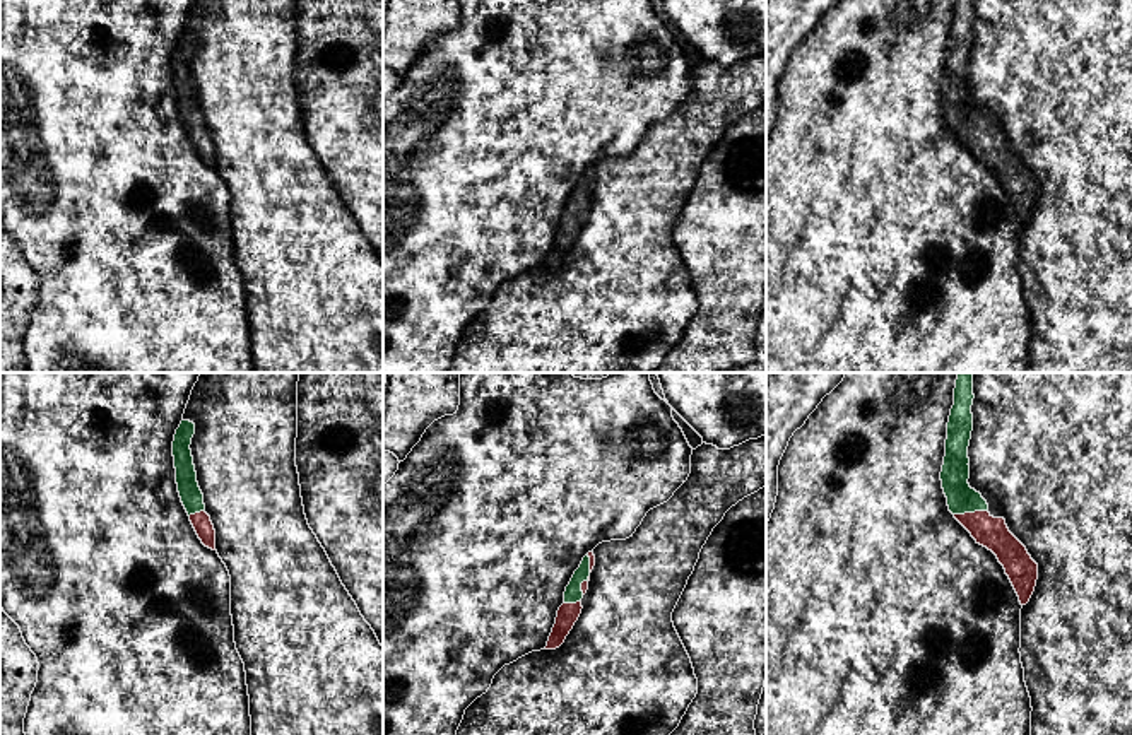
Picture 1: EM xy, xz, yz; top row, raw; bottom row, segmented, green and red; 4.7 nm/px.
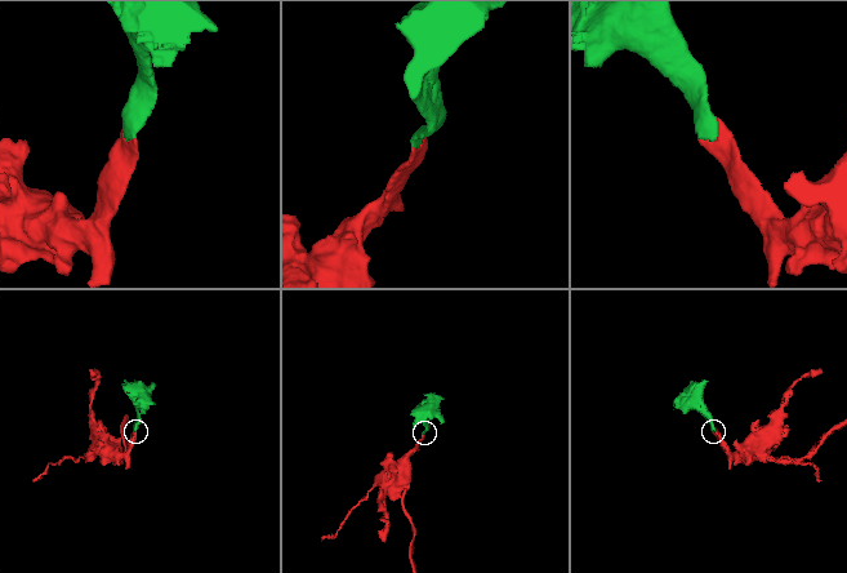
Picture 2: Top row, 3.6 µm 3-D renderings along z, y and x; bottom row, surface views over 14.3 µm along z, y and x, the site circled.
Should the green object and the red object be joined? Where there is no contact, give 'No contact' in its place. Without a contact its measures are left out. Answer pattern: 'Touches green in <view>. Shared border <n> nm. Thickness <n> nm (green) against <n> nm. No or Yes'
Touches green in yz. Shared border 160 nm. Thickness 140 nm (green) against 150 nm. Yes

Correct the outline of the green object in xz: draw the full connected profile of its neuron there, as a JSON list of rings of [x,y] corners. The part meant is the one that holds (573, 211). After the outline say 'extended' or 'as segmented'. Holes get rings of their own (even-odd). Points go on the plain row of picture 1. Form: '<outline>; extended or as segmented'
[[[588,169],[583,174],[580,185],[575,188],[569,202],[566,203],[564,220],[557,227],[556,241],[552,244],[545,267],[559,265],[578,238],[583,226],[580,217],[588,207],[590,190],[593,183],[595,173],[593,169]]]; extended

